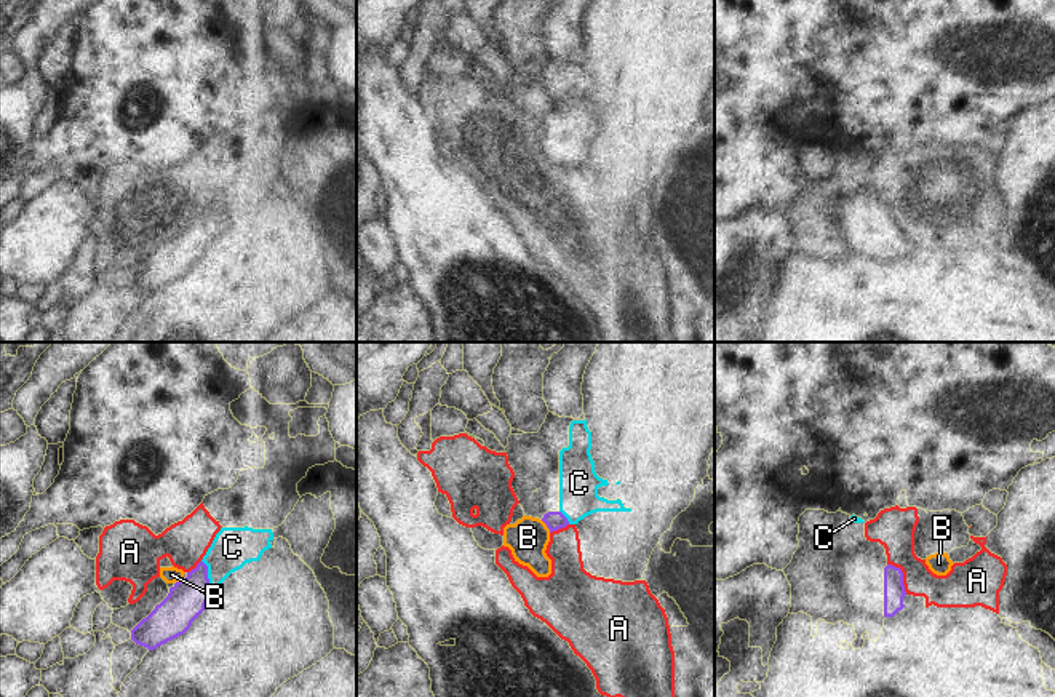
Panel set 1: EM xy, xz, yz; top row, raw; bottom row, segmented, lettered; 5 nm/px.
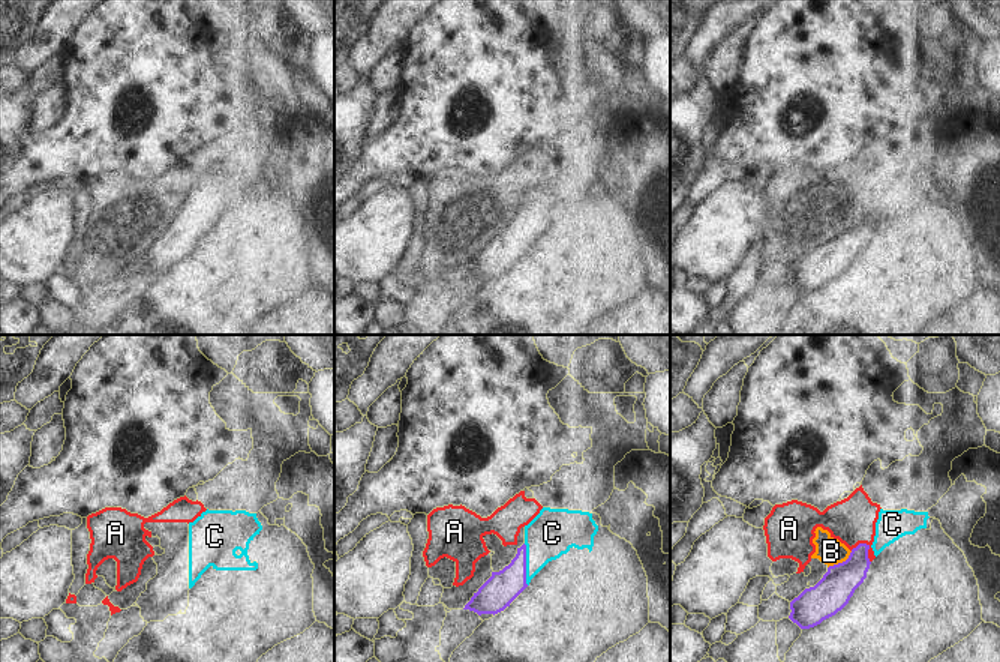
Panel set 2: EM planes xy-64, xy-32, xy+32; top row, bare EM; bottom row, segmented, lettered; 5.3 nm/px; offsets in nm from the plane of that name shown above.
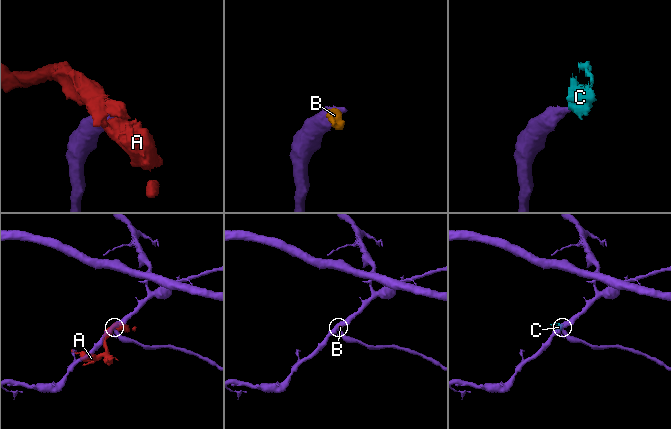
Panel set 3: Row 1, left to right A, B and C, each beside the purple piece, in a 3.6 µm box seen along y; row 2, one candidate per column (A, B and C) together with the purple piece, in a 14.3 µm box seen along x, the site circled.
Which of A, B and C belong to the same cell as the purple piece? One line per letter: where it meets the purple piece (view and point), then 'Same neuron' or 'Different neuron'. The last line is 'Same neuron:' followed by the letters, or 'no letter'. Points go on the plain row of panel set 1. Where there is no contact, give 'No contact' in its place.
A: Touches purple at yz (902, 218). Different neuron
B: Touches purple at xz (547, 168). Different neuron
C: Touches purple at xy (207, 218). Same neuron
Same neuron: C

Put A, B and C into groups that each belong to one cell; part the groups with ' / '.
A B / C

